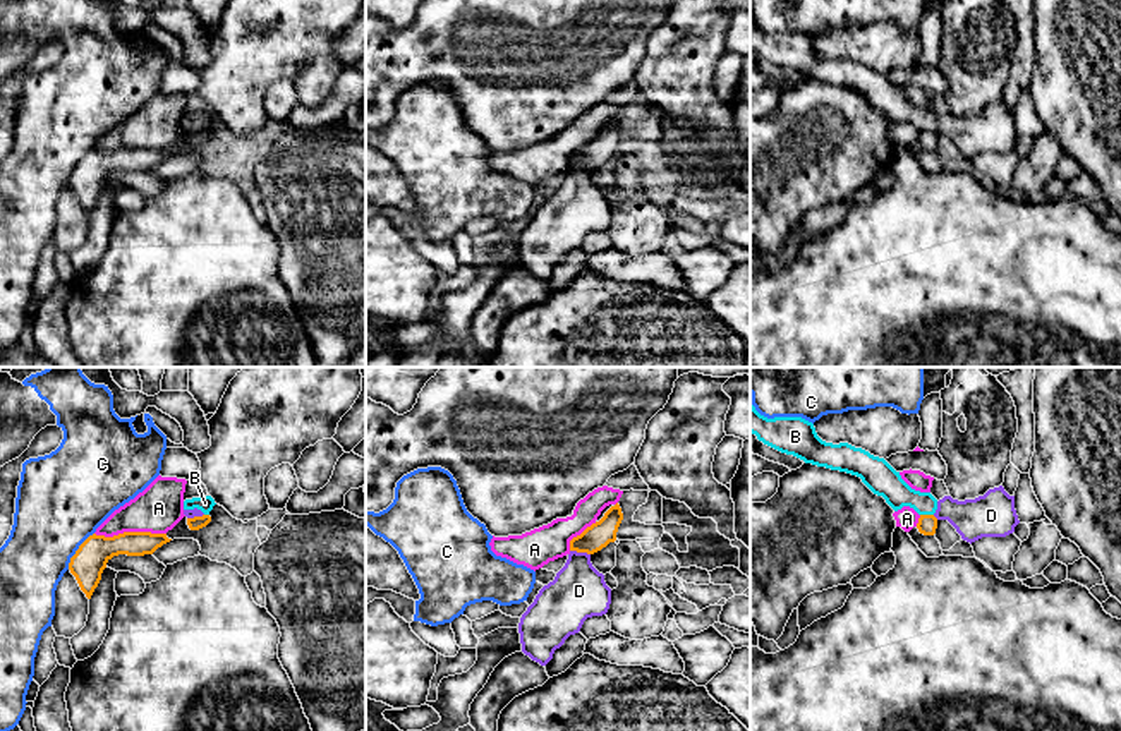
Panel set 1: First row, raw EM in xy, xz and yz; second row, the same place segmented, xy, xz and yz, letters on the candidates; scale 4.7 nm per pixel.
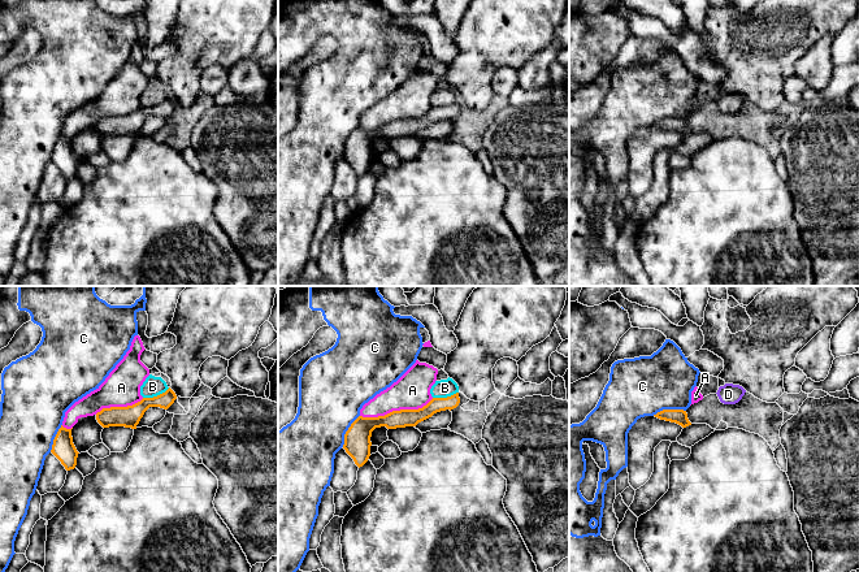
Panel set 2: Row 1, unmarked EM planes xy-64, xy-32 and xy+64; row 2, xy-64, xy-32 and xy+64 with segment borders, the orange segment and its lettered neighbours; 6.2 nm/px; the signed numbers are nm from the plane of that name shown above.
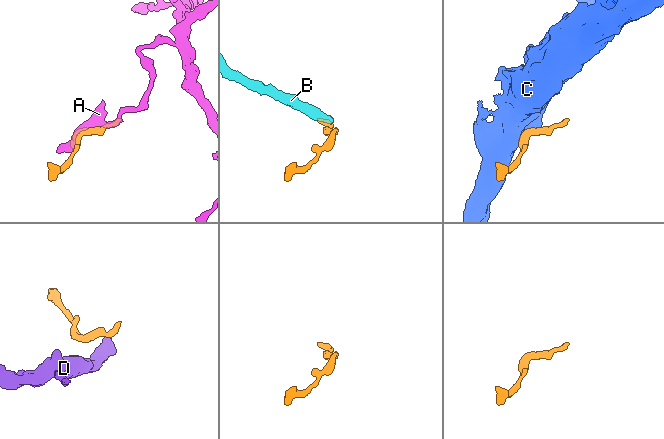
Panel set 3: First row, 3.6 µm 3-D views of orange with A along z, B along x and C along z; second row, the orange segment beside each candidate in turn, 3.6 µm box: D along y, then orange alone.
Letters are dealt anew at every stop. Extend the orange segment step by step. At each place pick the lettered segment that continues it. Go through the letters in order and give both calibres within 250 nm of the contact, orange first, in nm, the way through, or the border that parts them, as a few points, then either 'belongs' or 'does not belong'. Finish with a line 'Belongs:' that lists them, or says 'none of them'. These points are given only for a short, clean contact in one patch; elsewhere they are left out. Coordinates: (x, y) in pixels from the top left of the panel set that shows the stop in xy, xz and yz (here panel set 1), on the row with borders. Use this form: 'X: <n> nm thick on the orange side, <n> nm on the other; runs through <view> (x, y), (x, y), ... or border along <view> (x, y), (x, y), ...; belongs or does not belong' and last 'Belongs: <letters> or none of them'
A: 160 nm thick on the orange side, 220 nm on the other; does not belong
B: 90 nm thick on the orange side, 140 nm on the other; border along yz (921, 513), (933, 515); does not belong
C: 160 nm thick on the orange side, 420 nm on the other; border along xy (93, 532), (79, 546), (67, 568); does not belong
D: 120 nm thick on the orange side, 260 nm on the other; border along xz (570, 549), (589, 555); does not belong
Belongs: none of them

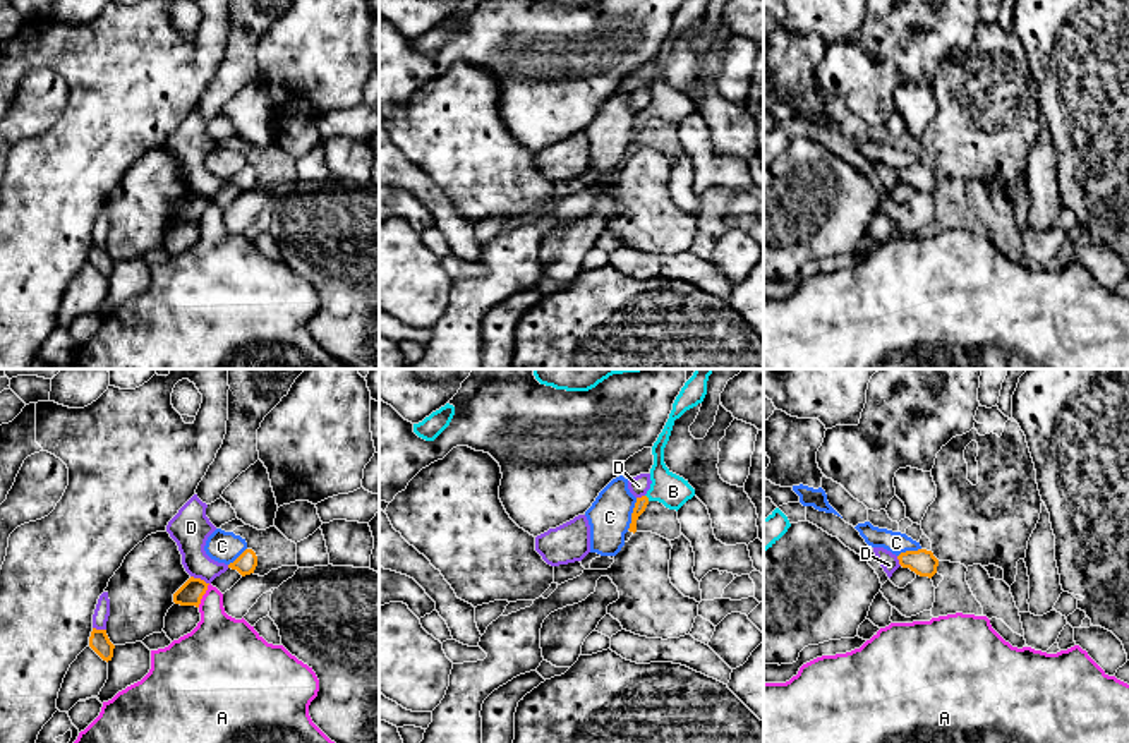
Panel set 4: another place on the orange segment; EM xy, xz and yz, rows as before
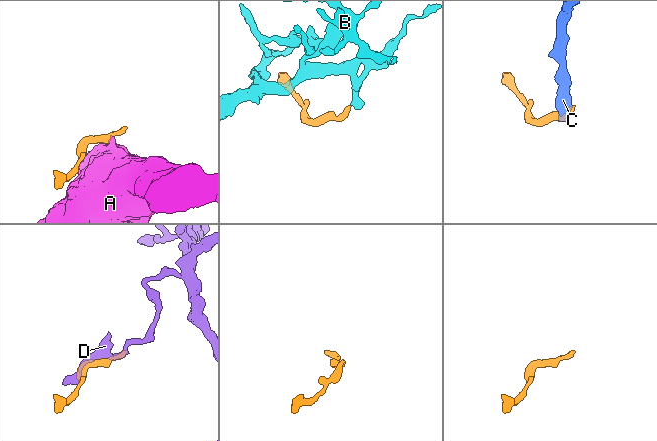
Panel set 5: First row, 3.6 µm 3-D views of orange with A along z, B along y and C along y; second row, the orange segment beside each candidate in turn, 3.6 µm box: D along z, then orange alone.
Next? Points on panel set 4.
A: 110 nm thick on the orange side, 280 nm on the other; border along xy (210, 584), (198, 606); does not belong
B: 60 nm thick on the orange side, 160 nm on the other; runs through xz (640, 505), (647, 498), (658, 491), (673, 491); belongs
C: 60 nm thick on the orange side, 200 nm on the other; border along xz (637, 498), (632, 508), (632, 522), (627, 529); does not belong
D: 110 nm thick on the orange side, 180 nm on the other; does not belong
Belongs: B

